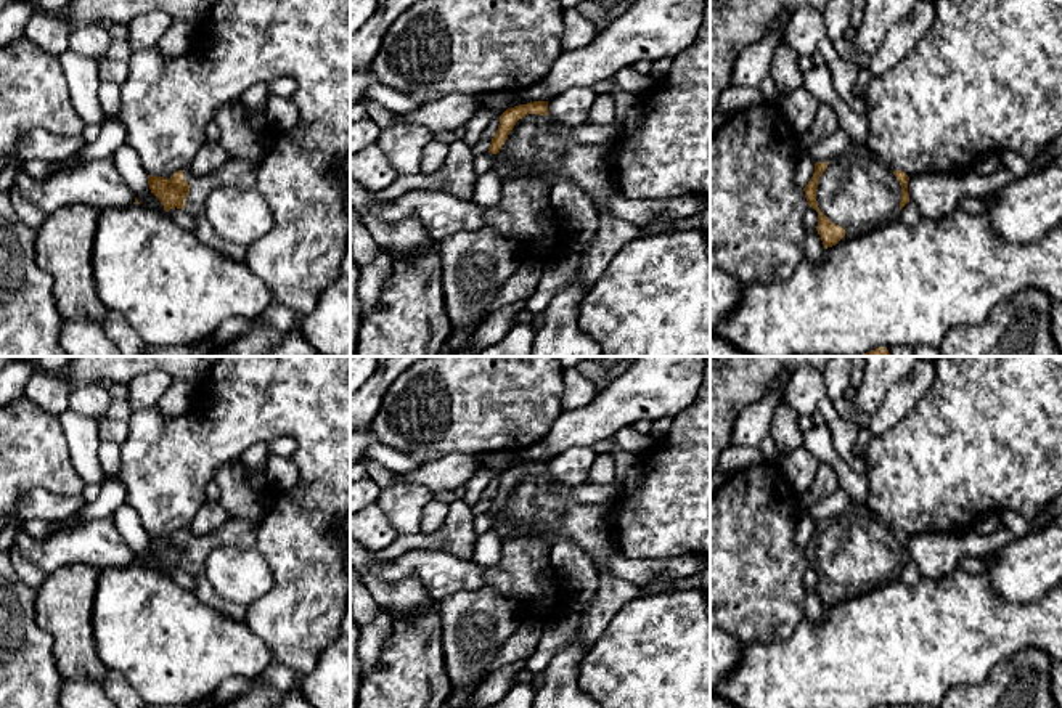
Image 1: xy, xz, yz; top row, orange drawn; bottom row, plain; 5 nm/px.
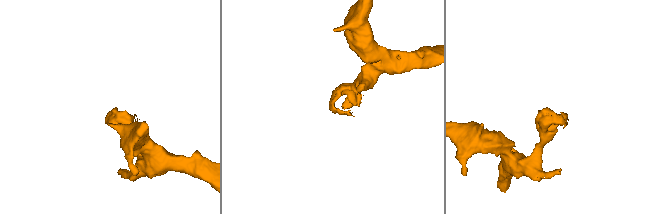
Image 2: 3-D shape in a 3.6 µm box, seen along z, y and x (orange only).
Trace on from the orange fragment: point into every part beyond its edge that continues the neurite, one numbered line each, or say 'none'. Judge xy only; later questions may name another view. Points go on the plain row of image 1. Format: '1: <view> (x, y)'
1: xy (236, 532)

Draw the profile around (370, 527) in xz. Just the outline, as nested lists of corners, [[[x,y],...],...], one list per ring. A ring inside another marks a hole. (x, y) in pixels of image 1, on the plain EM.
[[[378,503],[350,514],[350,538],[378,552],[397,539],[397,531]]]

